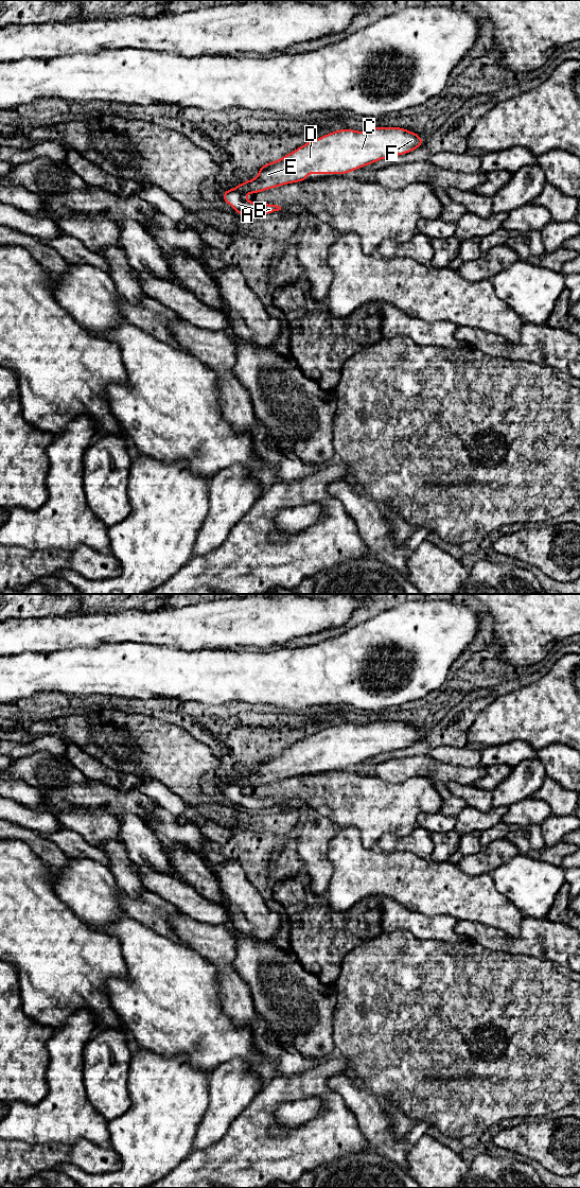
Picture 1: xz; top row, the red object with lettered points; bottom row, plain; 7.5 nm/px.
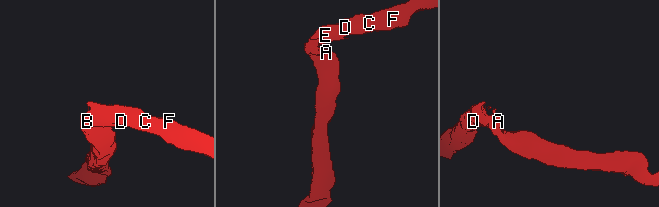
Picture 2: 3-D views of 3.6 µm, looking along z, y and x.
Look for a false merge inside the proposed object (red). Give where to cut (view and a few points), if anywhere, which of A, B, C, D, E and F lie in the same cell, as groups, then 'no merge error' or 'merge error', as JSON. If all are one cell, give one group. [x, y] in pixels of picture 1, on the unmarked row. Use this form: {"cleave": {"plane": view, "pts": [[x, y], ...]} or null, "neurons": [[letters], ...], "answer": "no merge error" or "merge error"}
{"cleave": null, "neurons": [["A", "B", "C", "D", "E", "F"]], "answer": "no merge error"}

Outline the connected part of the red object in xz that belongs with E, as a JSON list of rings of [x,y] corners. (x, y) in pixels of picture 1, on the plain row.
[[[372,721],[357,726],[342,722],[299,740],[279,754],[265,757],[258,770],[226,784],[222,793],[244,810],[269,808],[280,800],[247,794],[246,788],[307,774],[306,768],[348,768],[381,753],[410,747],[423,734],[404,721]]]

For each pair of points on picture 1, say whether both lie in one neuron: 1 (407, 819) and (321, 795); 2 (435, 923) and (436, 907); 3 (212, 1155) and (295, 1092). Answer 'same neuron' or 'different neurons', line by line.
1: same neuron
2: different neurons
3: same neuron

